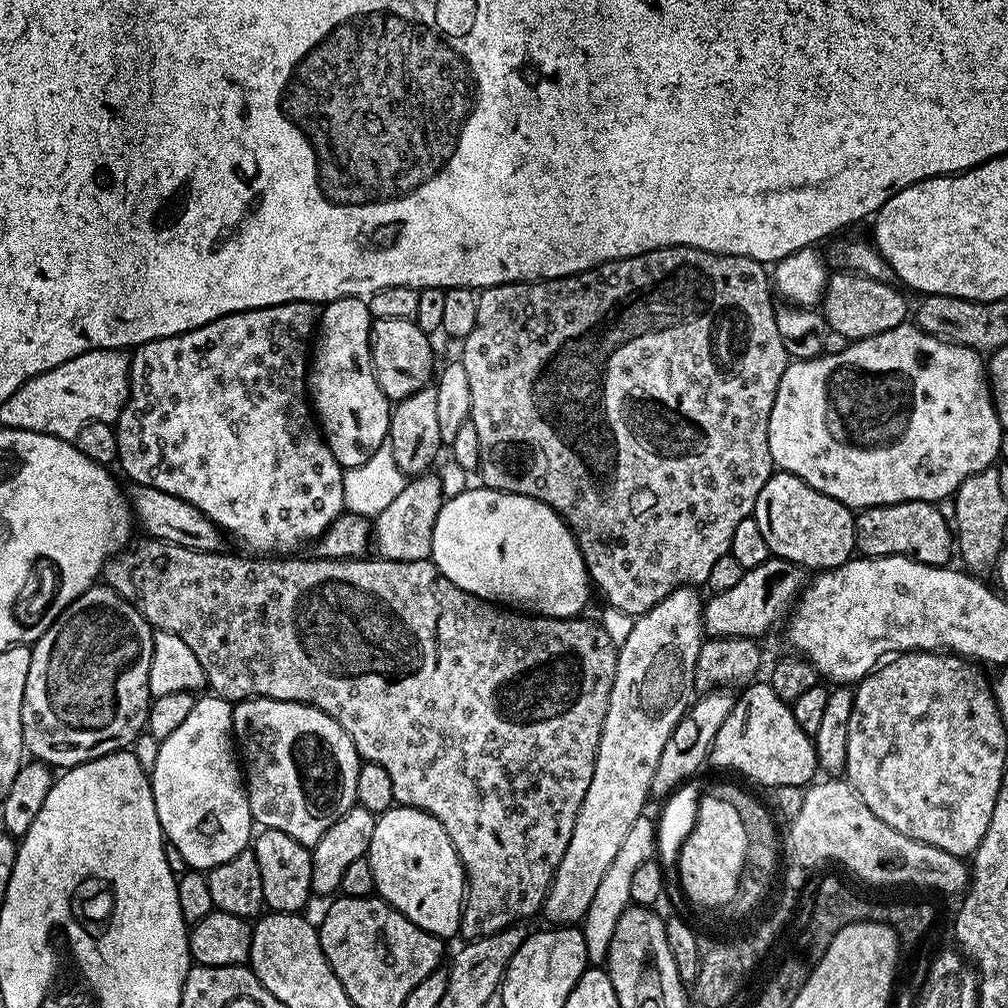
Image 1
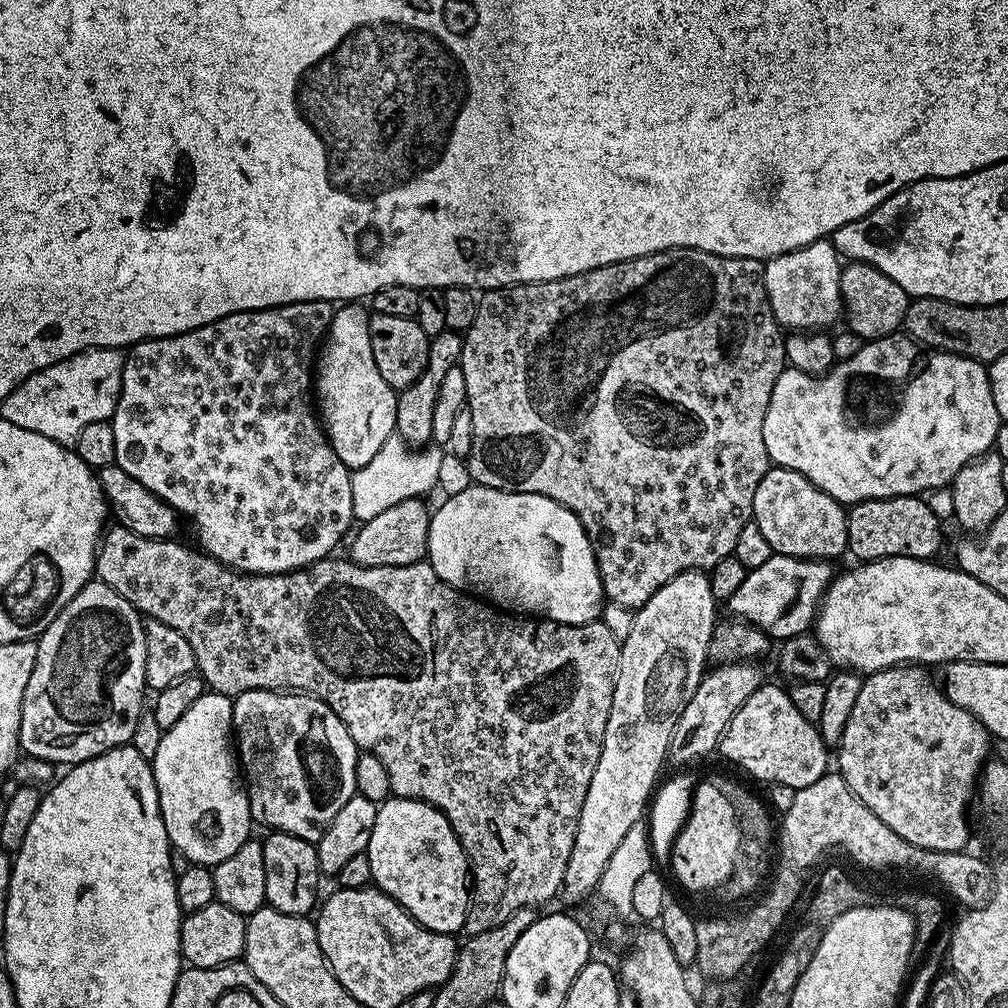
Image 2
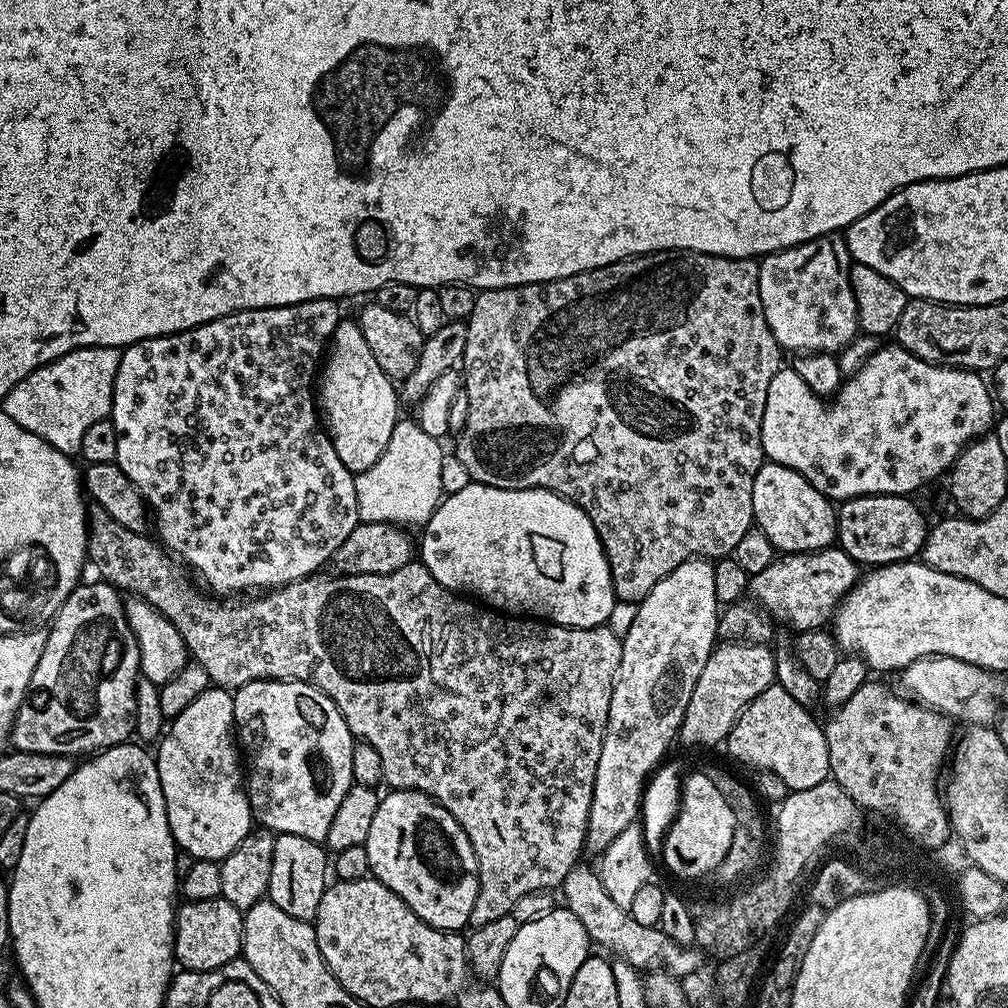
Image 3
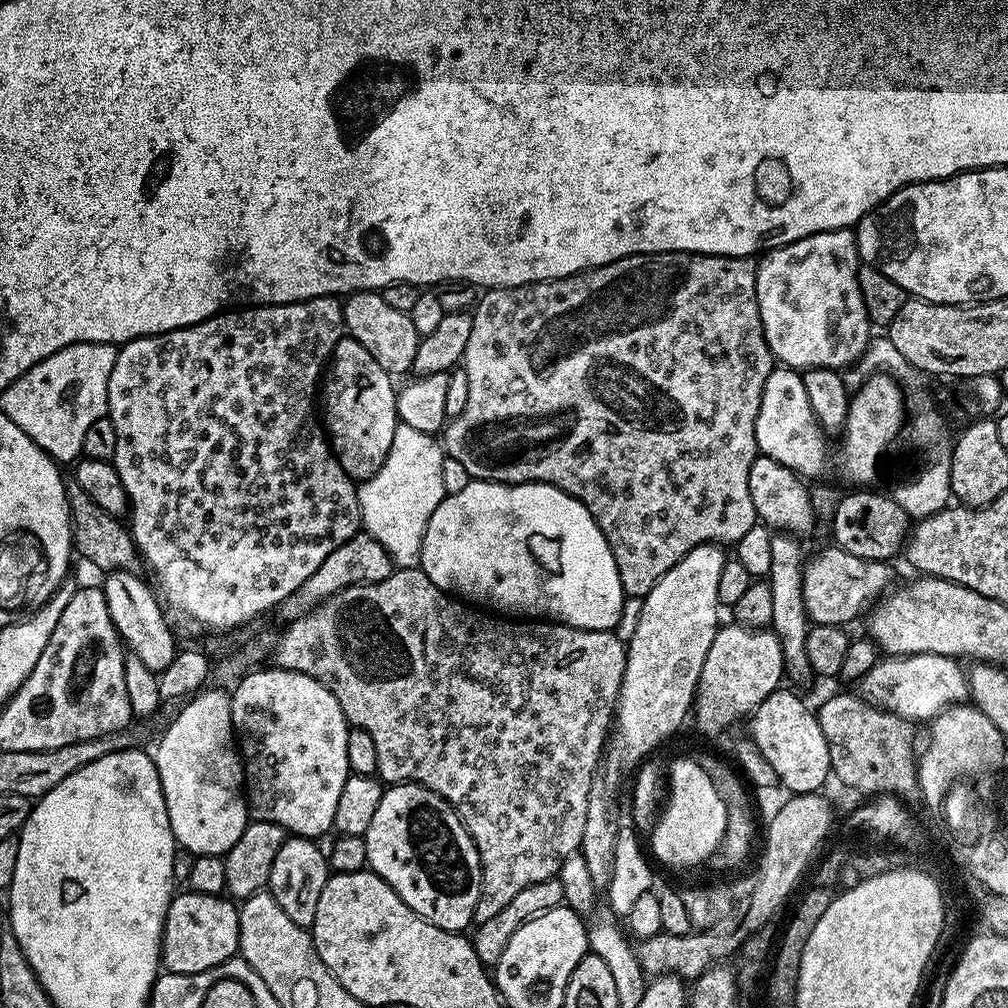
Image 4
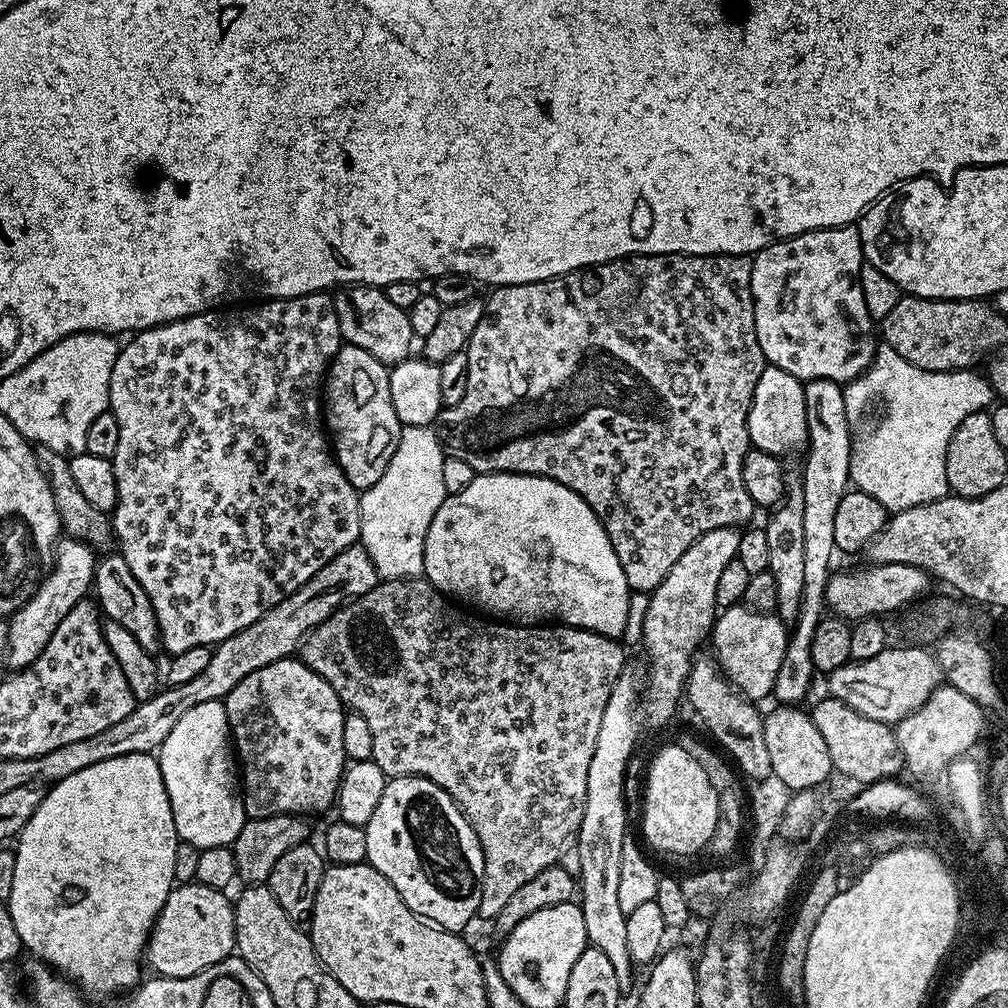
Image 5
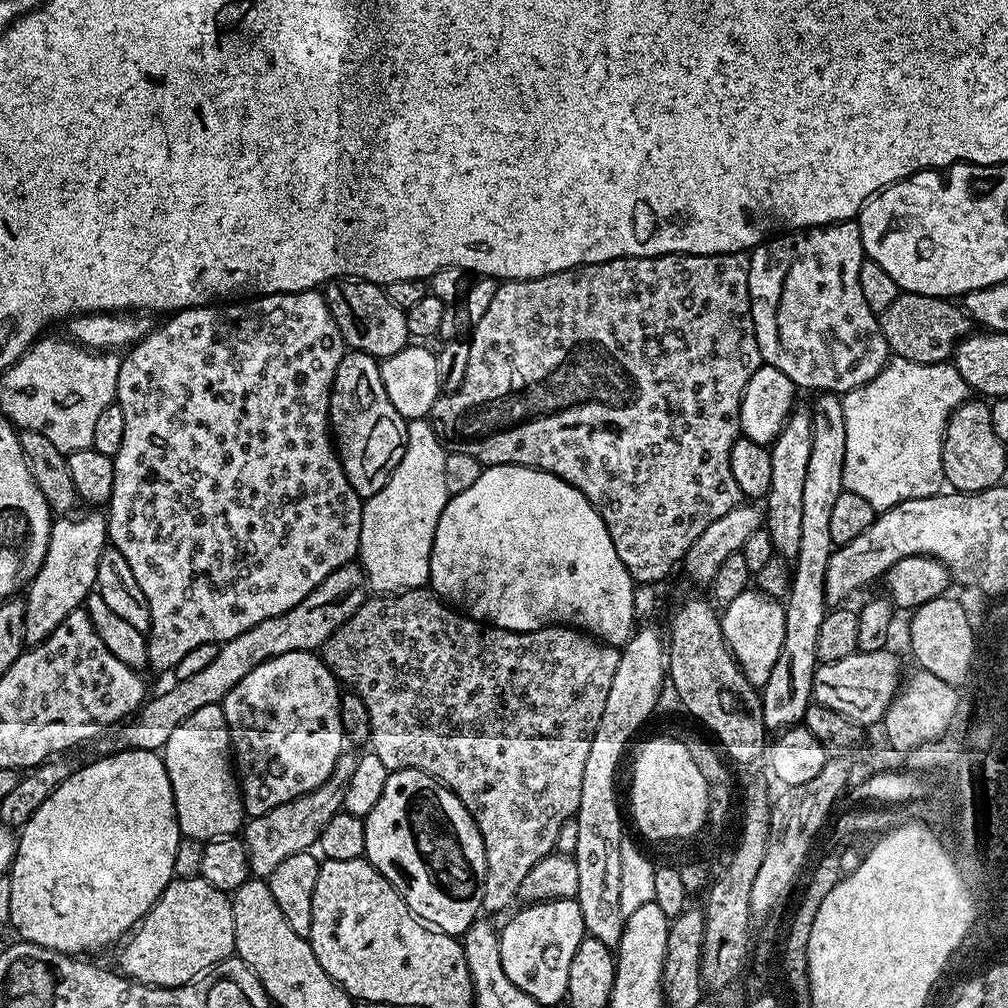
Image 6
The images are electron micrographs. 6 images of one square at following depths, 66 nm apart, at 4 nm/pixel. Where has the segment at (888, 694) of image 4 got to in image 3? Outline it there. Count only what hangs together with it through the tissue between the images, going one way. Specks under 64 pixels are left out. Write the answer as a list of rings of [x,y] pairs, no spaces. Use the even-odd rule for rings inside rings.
[[[927,656],[903,669],[899,676],[904,683],[903,691],[913,701],[932,708],[943,716],[957,721],[969,720],[967,723],[972,726],[988,726],[997,719],[996,684],[992,681],[995,679],[993,673],[987,672],[985,668],[970,666],[970,662],[949,656]]]

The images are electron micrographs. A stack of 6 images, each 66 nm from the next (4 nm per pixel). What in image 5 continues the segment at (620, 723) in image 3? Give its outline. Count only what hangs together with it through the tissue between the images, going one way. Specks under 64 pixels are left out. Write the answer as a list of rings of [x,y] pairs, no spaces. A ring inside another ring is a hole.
[[[719,528],[702,534],[670,566],[670,574],[650,593],[646,610],[642,649],[648,655],[646,683],[642,689],[642,712],[652,724],[664,724],[676,712],[686,692],[688,675],[700,643],[709,639],[712,625],[718,615],[716,595],[718,578],[726,562],[736,559],[740,532],[736,528]]]

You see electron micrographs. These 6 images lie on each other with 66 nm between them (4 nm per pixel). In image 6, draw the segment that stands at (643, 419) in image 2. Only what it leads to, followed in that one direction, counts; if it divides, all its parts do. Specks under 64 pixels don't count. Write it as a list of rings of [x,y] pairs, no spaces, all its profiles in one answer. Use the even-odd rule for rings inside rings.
[[[747,251],[743,252],[719,252],[713,256],[689,256],[687,252],[667,252],[664,256],[623,256],[614,258],[606,262],[597,264],[579,264],[576,268],[567,268],[554,274],[546,274],[538,278],[529,280],[506,280],[497,287],[494,299],[486,310],[486,315],[482,317],[482,322],[470,334],[468,345],[470,346],[470,362],[466,369],[466,378],[457,392],[441,394],[432,407],[430,413],[430,423],[436,436],[440,439],[445,449],[470,454],[472,458],[478,458],[482,466],[491,466],[494,464],[517,464],[527,468],[537,468],[543,472],[549,472],[566,481],[570,486],[574,486],[594,506],[594,510],[602,518],[606,530],[610,534],[610,542],[614,542],[614,550],[618,550],[618,558],[622,558],[622,566],[630,574],[630,578],[636,584],[659,585],[659,580],[664,580],[671,574],[675,568],[683,561],[684,556],[694,546],[698,534],[706,530],[706,526],[718,522],[722,514],[730,514],[742,500],[738,482],[734,482],[734,470],[730,468],[730,454],[734,450],[736,440],[741,439],[740,431],[740,407],[746,386],[750,378],[760,369],[761,359],[758,350],[758,338],[754,334],[754,318],[752,317],[752,299],[748,289],[748,271],[750,270],[750,256]]]

